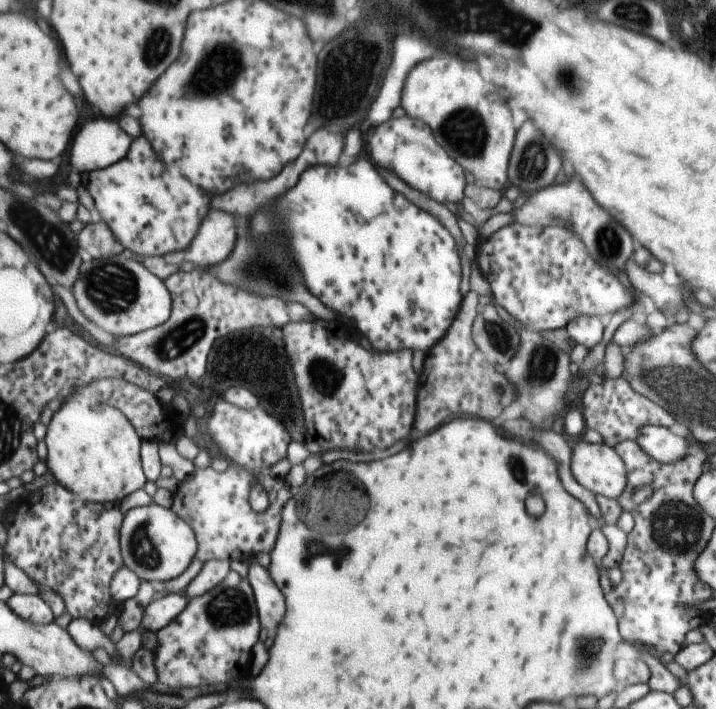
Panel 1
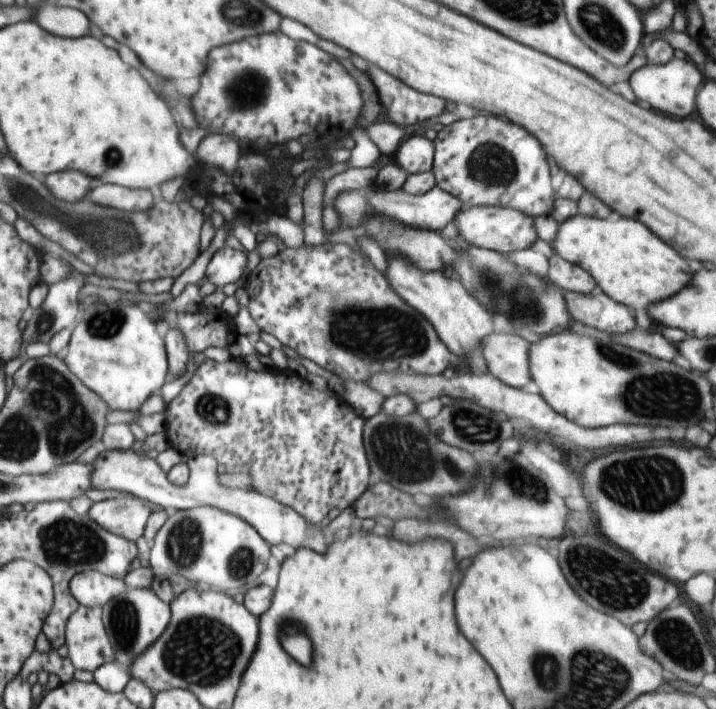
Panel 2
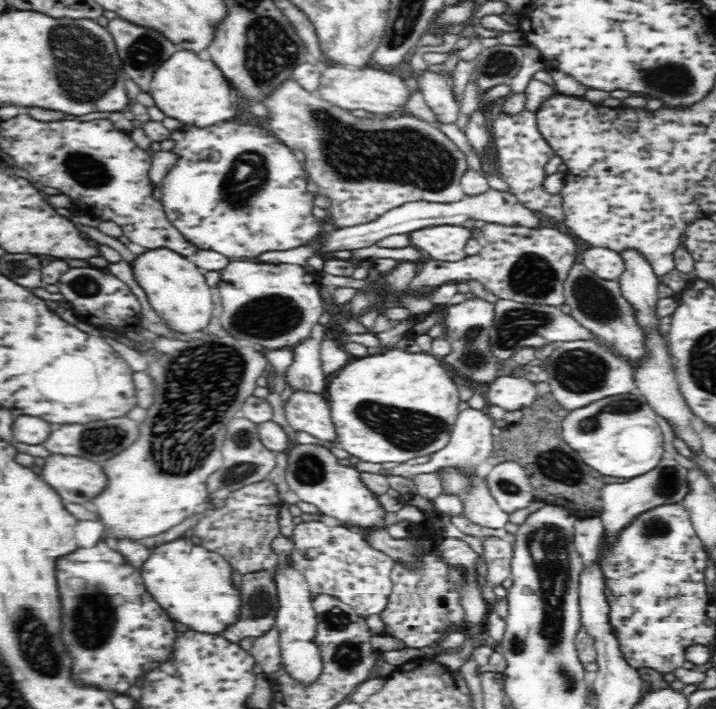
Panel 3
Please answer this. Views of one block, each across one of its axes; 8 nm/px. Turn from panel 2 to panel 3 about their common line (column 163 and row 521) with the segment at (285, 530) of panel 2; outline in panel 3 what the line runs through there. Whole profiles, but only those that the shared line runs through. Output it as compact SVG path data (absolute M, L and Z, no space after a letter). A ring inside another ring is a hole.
M446 466L442 468L440 480L442 492L454 494L462 500L462 514L470 522L484 528L504 528L509 522L508 514L492 496L486 475Z

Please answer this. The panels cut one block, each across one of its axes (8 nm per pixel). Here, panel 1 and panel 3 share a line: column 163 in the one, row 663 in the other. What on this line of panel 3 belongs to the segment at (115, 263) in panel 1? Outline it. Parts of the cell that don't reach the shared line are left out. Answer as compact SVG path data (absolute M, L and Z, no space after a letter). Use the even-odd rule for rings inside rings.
M288 560L277 570L275 581L279 607L275 618L275 628L278 632L278 647L280 647L280 664L286 669L286 674L296 683L309 687L322 674L323 660L320 649L316 644L317 618L312 608L312 596L308 583L298 569L292 567Z

